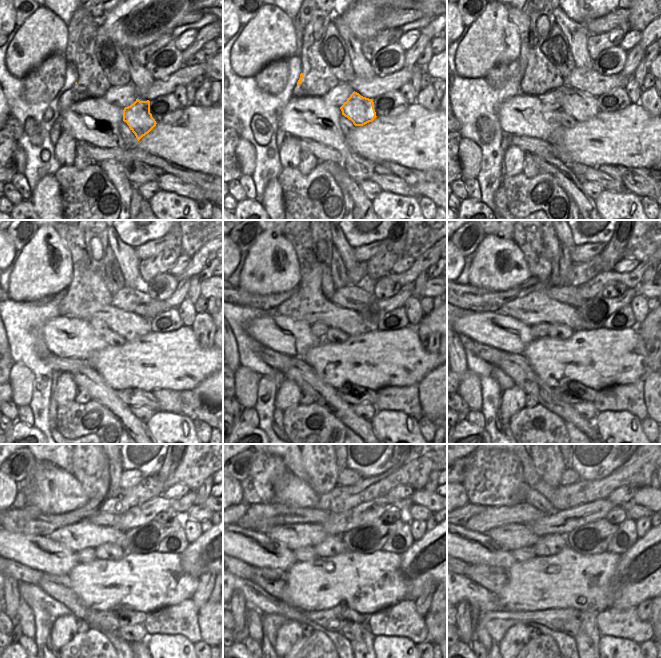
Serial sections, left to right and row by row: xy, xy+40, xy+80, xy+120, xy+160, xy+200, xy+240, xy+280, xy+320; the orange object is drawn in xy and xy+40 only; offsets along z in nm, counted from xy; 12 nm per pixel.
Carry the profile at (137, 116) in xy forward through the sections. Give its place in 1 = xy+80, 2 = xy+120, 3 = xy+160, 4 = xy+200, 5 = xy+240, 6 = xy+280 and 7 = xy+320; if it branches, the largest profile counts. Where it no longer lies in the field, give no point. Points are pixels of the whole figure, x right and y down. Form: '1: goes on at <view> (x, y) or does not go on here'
1: goes on at xy+80 (581, 106)
2: goes on at xy+120 (130, 326)
3: goes on at xy+160 (314, 307)
4: goes on at xy+200 (538, 307)
5: goes on at xy+240 (78, 536)
6: goes on at xy+280 (295, 535)
7: goes on at xy+320 (512, 536)

